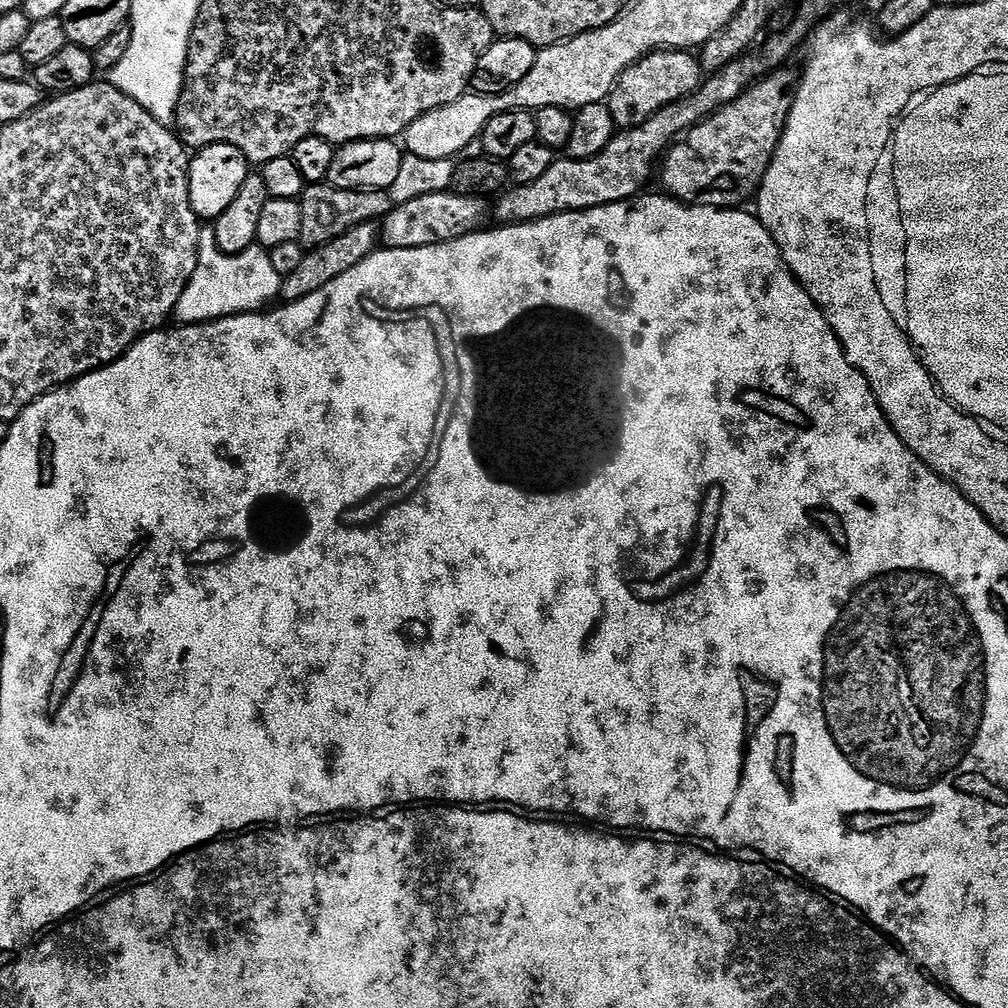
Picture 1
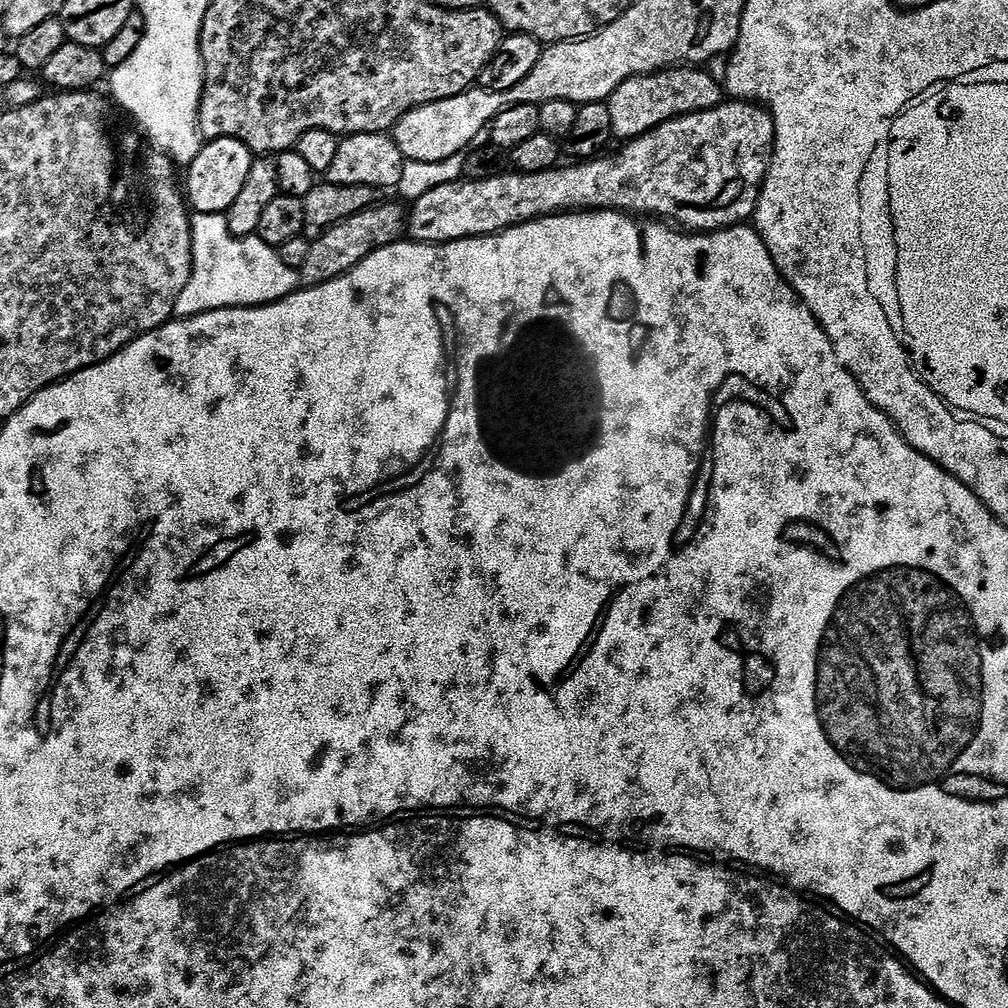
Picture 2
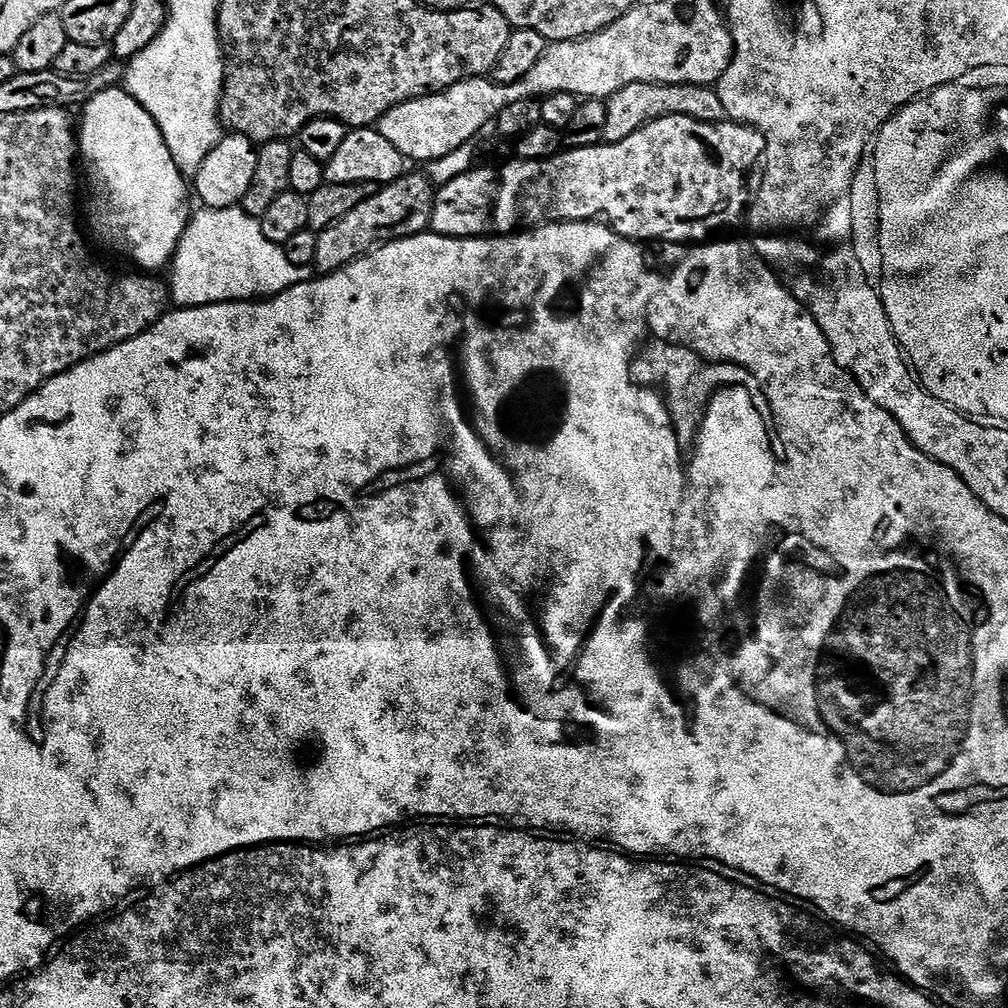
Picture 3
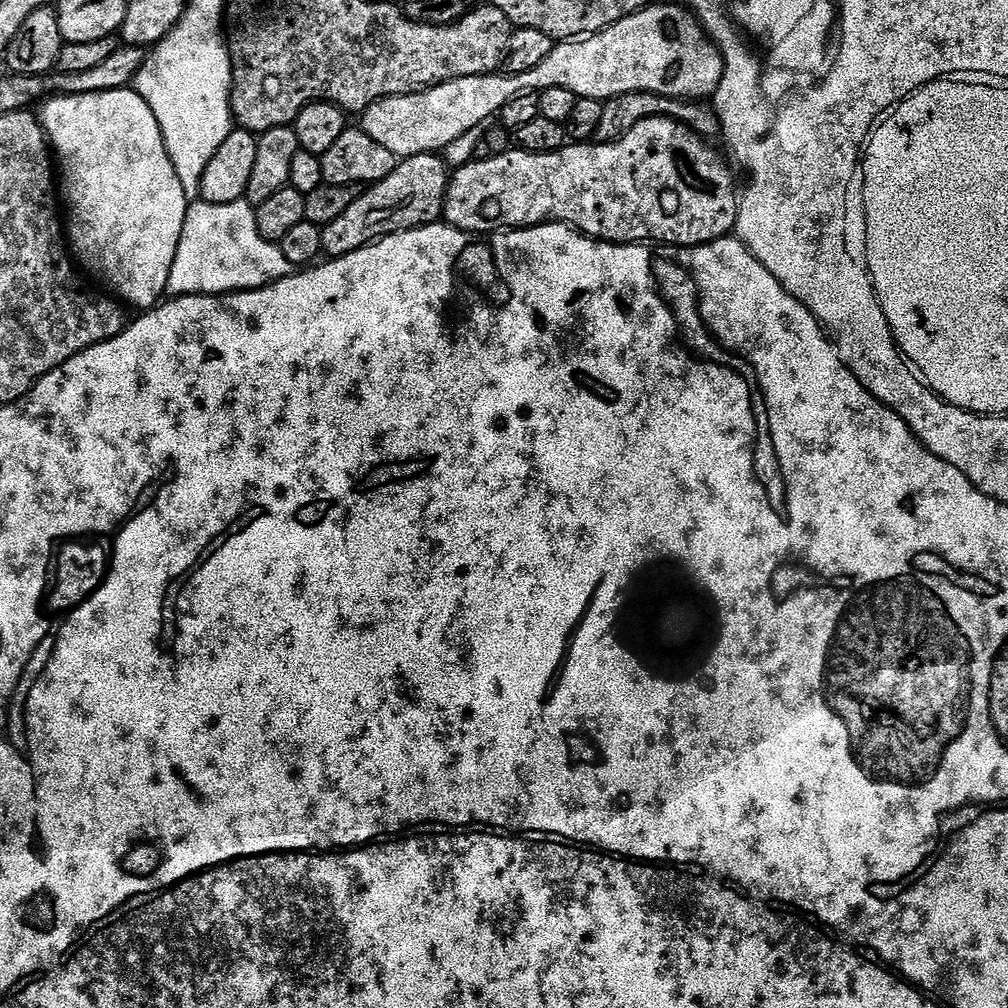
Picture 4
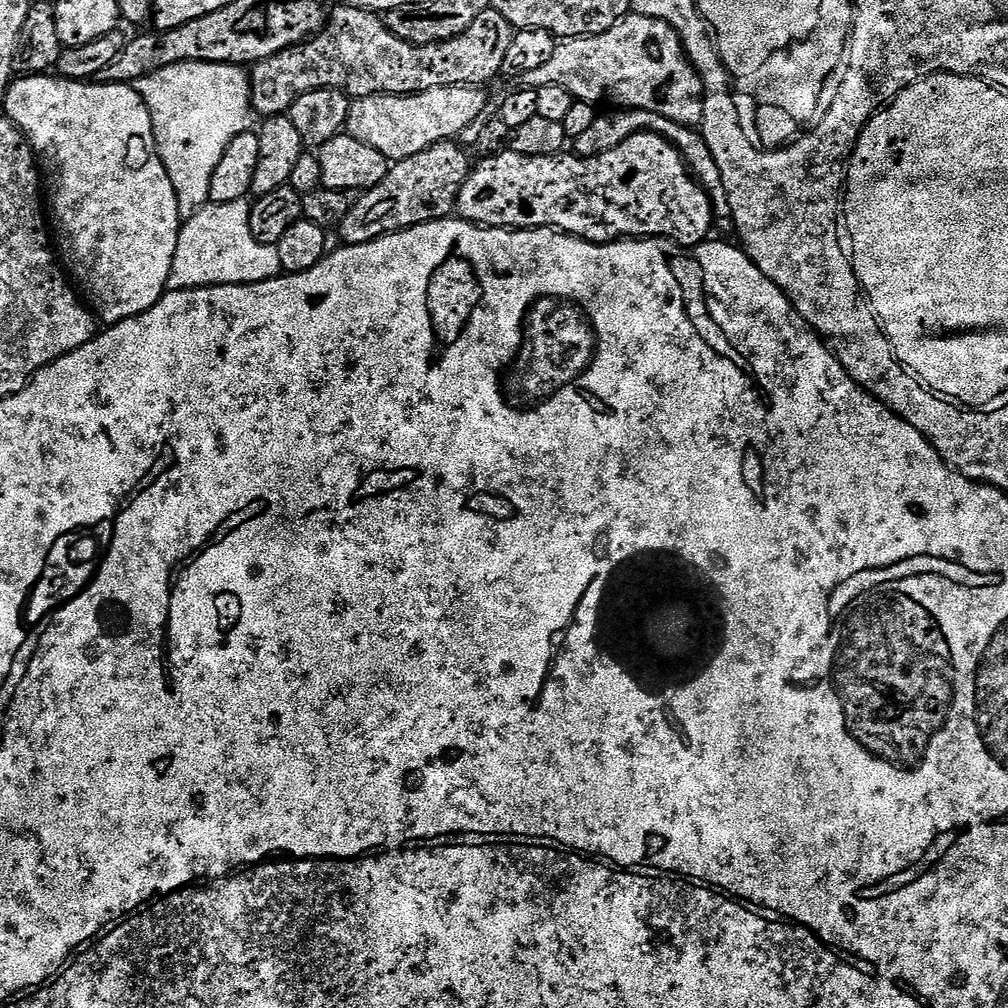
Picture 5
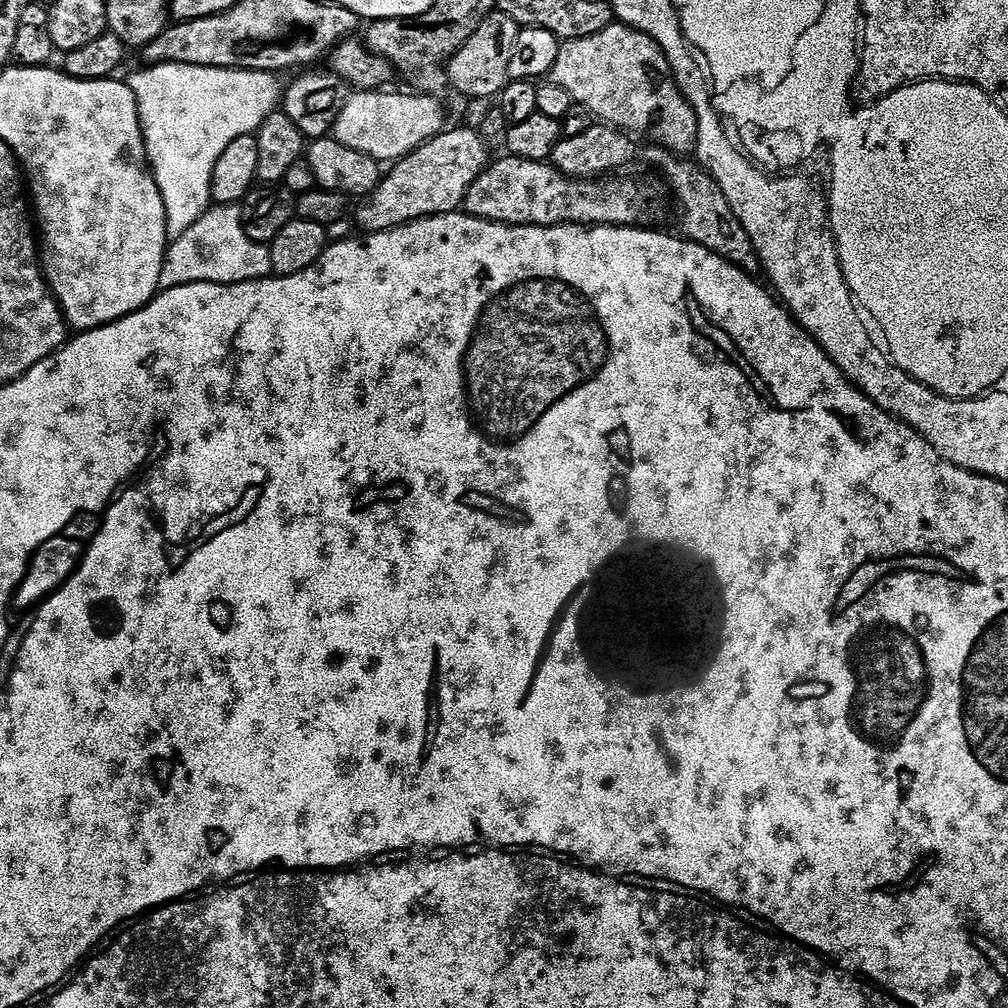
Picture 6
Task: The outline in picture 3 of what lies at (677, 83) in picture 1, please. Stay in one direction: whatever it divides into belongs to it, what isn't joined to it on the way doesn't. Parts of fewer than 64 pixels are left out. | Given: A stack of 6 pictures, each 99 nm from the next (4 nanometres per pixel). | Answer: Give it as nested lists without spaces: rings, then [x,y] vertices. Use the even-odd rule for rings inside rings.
[[[634,82],[622,86],[606,100],[606,130],[603,143],[617,144],[622,138],[630,138],[642,126],[663,116],[689,116],[707,124],[718,124],[725,119],[726,107],[718,98],[715,87],[707,84],[651,84]]]

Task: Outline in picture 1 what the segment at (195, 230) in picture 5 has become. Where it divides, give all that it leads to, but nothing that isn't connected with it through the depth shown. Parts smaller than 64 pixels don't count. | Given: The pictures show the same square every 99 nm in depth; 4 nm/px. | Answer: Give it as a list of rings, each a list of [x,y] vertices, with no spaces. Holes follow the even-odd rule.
[[[210,230],[200,233],[198,266],[178,298],[175,319],[181,325],[207,324],[210,320],[221,320],[227,316],[244,316],[248,312],[267,309],[280,295],[282,277],[270,263],[267,251],[259,246],[248,248],[242,254],[226,254],[218,250],[214,234]]]

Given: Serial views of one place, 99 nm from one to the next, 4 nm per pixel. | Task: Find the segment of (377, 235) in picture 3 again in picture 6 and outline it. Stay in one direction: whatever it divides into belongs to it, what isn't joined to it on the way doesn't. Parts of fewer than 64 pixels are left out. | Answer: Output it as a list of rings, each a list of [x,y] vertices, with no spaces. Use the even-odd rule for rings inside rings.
[[[475,127],[452,128],[440,132],[409,156],[395,161],[392,168],[369,196],[355,205],[356,224],[361,233],[385,232],[401,228],[413,220],[425,220],[428,216],[445,216],[463,205],[466,190],[484,173],[490,163],[490,149]]]

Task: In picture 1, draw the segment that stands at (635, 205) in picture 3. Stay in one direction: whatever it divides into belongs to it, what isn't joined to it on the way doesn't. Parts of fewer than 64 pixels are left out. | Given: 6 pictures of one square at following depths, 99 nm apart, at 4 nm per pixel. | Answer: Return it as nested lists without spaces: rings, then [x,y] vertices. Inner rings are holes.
[[[772,70],[763,78],[757,79],[756,83],[747,88],[734,102],[724,105],[701,124],[695,124],[683,139],[668,149],[658,172],[658,180],[660,176],[661,182],[664,183],[663,191],[667,195],[682,204],[697,208],[735,208],[743,205],[743,200],[751,201],[757,195],[784,133],[792,109],[794,89],[798,83],[797,73],[784,71]],[[447,190],[425,194],[420,198],[402,202],[391,208],[378,224],[378,240],[385,248],[414,250],[457,240],[477,231],[484,220],[485,201],[478,196],[463,196]]]

